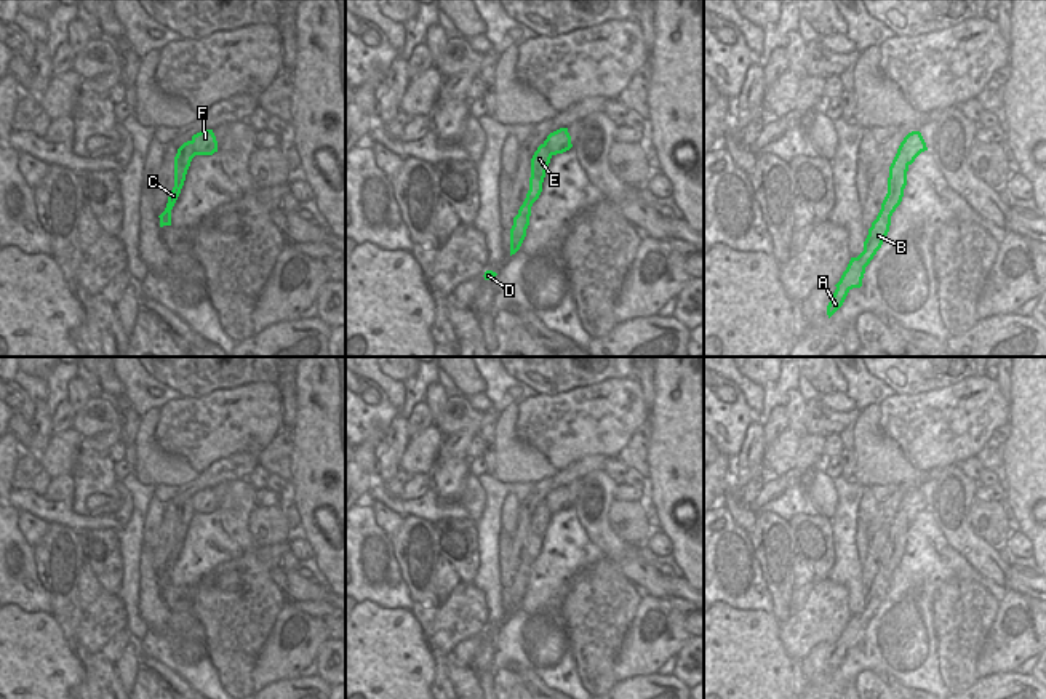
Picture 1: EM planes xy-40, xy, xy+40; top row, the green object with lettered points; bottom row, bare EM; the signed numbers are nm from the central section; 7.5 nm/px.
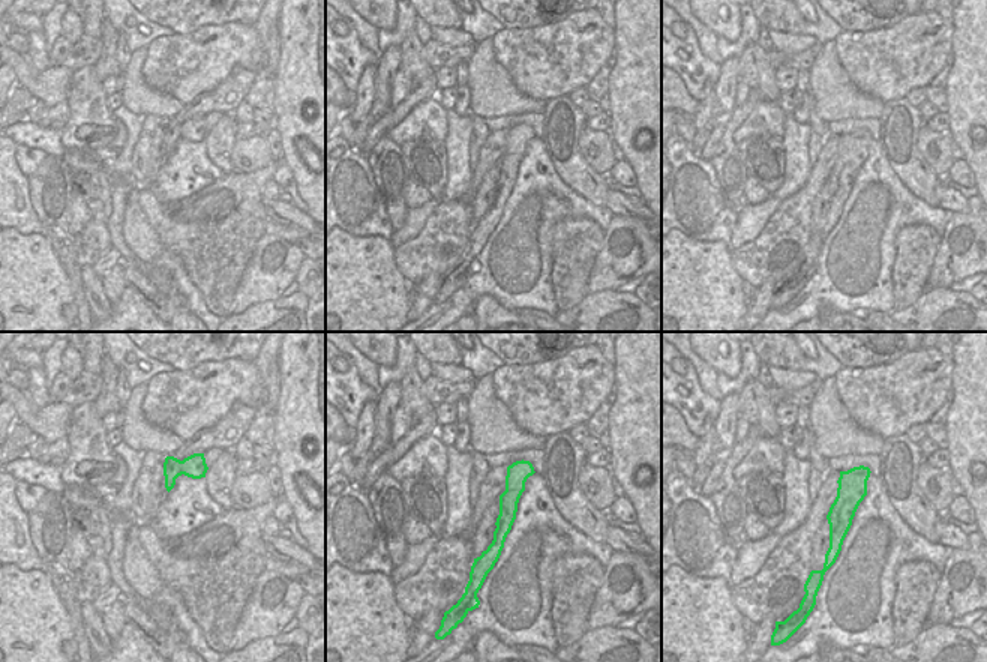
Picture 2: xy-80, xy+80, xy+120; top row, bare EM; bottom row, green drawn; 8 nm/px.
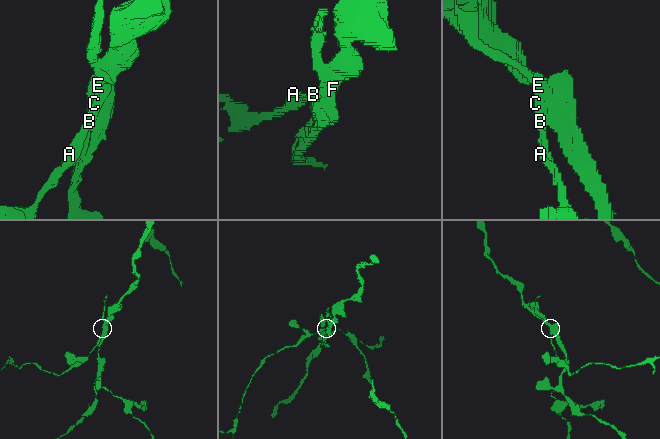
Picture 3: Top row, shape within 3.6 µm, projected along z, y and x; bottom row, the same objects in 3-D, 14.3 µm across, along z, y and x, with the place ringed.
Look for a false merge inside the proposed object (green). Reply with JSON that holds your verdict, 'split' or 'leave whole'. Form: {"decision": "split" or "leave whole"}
{"decision": "split"}

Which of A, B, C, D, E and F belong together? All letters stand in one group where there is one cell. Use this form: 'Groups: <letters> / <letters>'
Groups: A B C D E / F.

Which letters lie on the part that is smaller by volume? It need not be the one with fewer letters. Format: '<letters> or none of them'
A, B, C, D, E

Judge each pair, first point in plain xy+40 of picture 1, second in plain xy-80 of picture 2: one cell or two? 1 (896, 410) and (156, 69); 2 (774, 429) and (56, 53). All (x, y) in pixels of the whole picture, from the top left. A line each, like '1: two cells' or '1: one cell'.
1: one cell
2: one cell

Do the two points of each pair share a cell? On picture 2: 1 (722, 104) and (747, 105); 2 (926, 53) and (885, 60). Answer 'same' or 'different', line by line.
1: different
2: same

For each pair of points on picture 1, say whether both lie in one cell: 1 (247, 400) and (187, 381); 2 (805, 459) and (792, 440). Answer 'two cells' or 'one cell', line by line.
1: two cells
2: two cells

